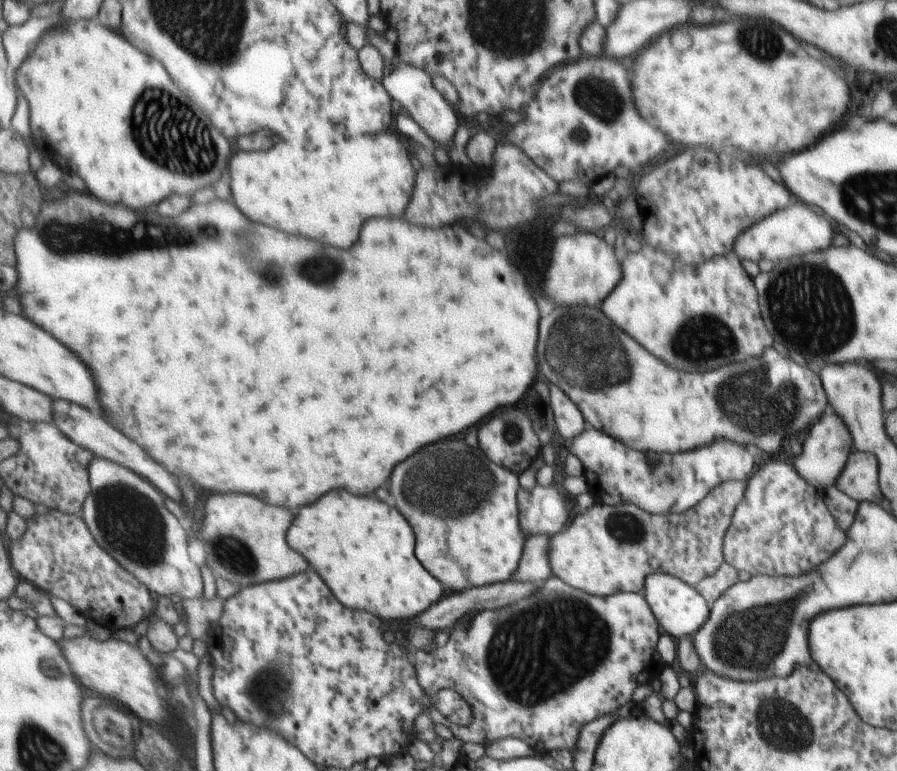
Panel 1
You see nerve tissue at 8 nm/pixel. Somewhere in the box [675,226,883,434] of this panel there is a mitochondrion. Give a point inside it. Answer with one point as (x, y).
(809, 307)

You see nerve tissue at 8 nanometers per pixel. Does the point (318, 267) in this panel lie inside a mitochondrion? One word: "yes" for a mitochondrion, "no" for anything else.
yes

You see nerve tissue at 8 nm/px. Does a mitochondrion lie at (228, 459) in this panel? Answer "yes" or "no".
no

